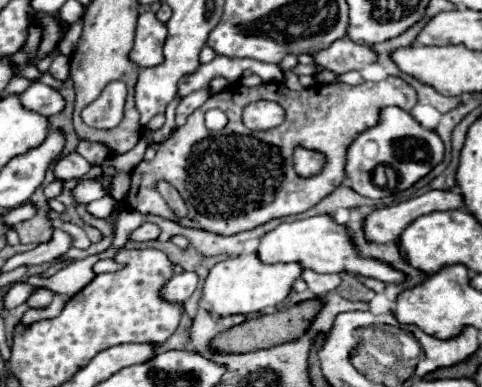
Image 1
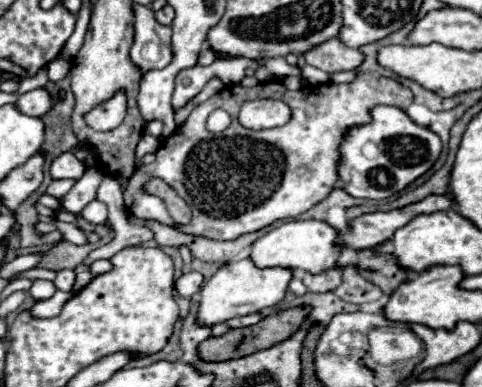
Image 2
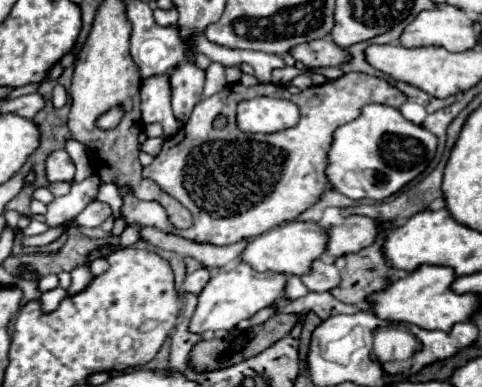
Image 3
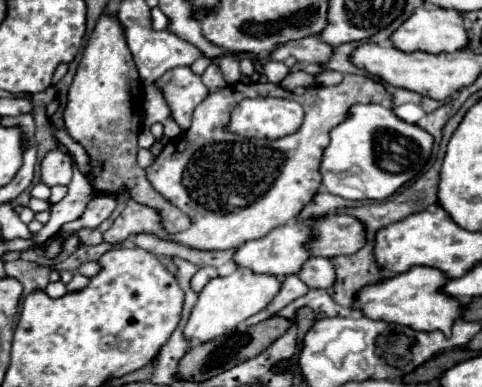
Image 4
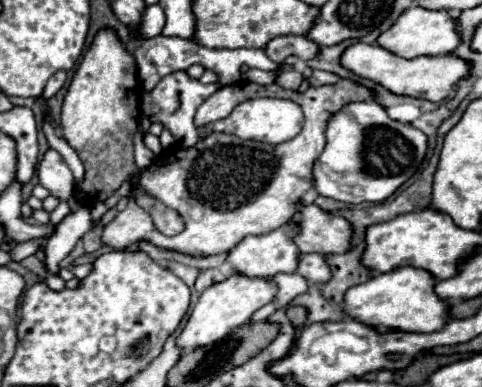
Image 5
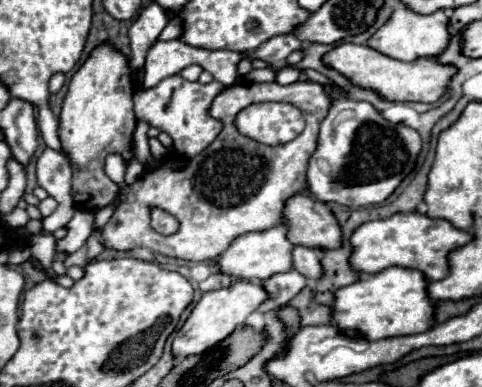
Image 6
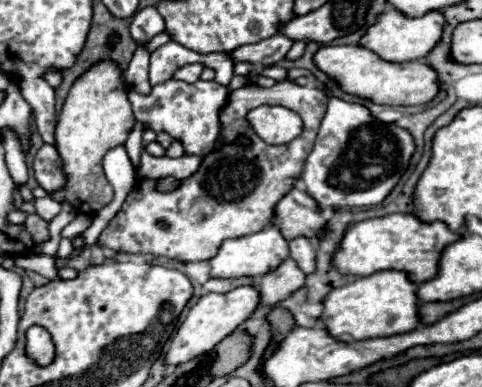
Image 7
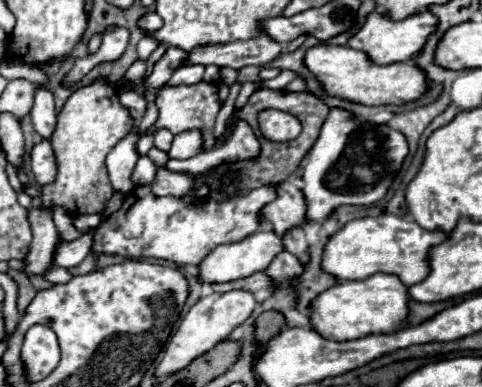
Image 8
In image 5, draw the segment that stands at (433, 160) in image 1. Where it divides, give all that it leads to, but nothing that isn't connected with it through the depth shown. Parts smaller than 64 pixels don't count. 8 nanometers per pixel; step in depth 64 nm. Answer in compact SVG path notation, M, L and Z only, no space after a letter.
M352 102L344 106L326 128L326 148L314 164L314 188L318 194L348 202L384 202L408 178L412 178L428 152L428 138L410 124L396 122L378 102Z

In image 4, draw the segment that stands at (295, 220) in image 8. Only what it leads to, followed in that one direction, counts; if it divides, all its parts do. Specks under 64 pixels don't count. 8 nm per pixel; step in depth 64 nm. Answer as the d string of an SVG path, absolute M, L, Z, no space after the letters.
M336 216L334 220L322 220L314 224L316 242L310 246L312 254L324 258L336 258L342 254L354 254L366 244L366 226L354 216Z

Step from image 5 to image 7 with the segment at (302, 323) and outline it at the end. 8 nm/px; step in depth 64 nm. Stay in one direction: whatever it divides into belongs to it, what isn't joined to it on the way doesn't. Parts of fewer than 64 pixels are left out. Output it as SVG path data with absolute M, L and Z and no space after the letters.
M274 308L270 314L268 314L268 320L272 322L272 330L274 330L274 338L280 342L286 338L288 332L294 330L296 326L296 320L292 316L292 312L288 312L286 308Z

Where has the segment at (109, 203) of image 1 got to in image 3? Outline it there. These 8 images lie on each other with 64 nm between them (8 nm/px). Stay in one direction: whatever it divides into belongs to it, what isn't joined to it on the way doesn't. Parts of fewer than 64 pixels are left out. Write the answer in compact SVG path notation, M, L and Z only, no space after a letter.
M94 200L80 212L80 216L76 216L74 222L80 224L80 226L92 228L92 226L100 226L108 216L110 216L110 206L104 204L104 202Z

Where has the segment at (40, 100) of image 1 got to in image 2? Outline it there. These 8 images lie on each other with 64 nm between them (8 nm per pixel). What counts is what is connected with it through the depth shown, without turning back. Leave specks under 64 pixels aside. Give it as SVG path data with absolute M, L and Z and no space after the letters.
M36 88L36 90L22 94L16 100L16 106L20 108L20 112L24 112L28 116L44 116L46 112L52 110L54 102L52 102L52 96L48 94L46 88Z

